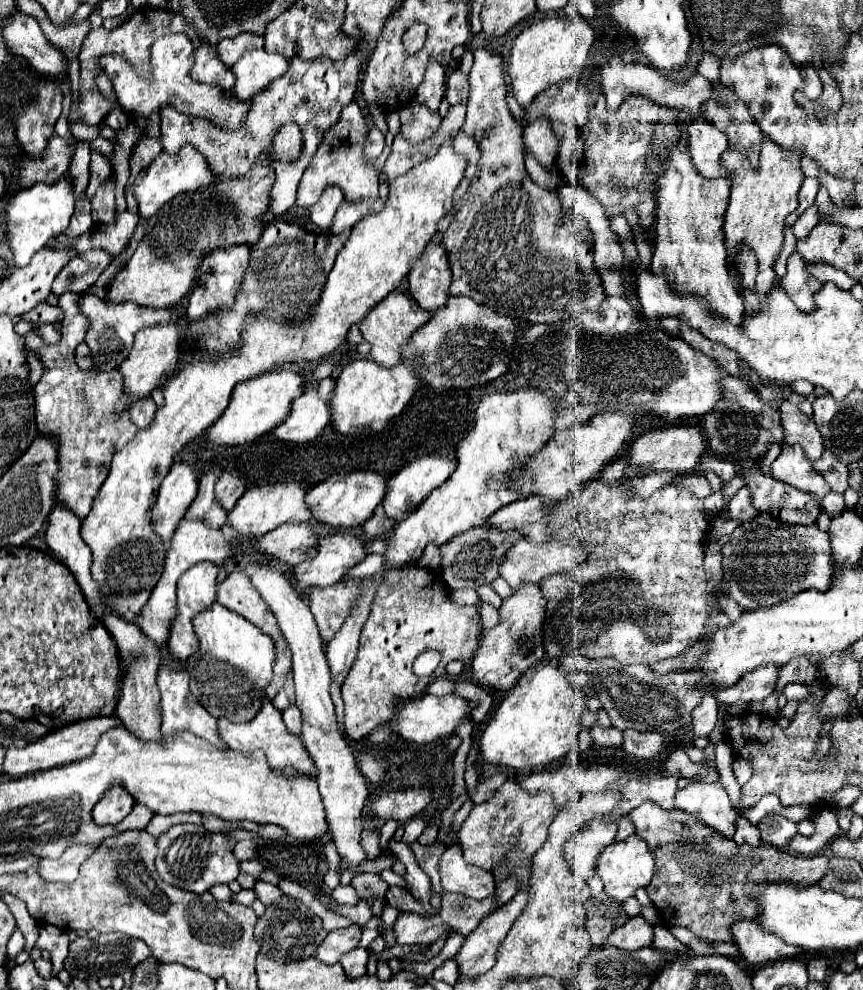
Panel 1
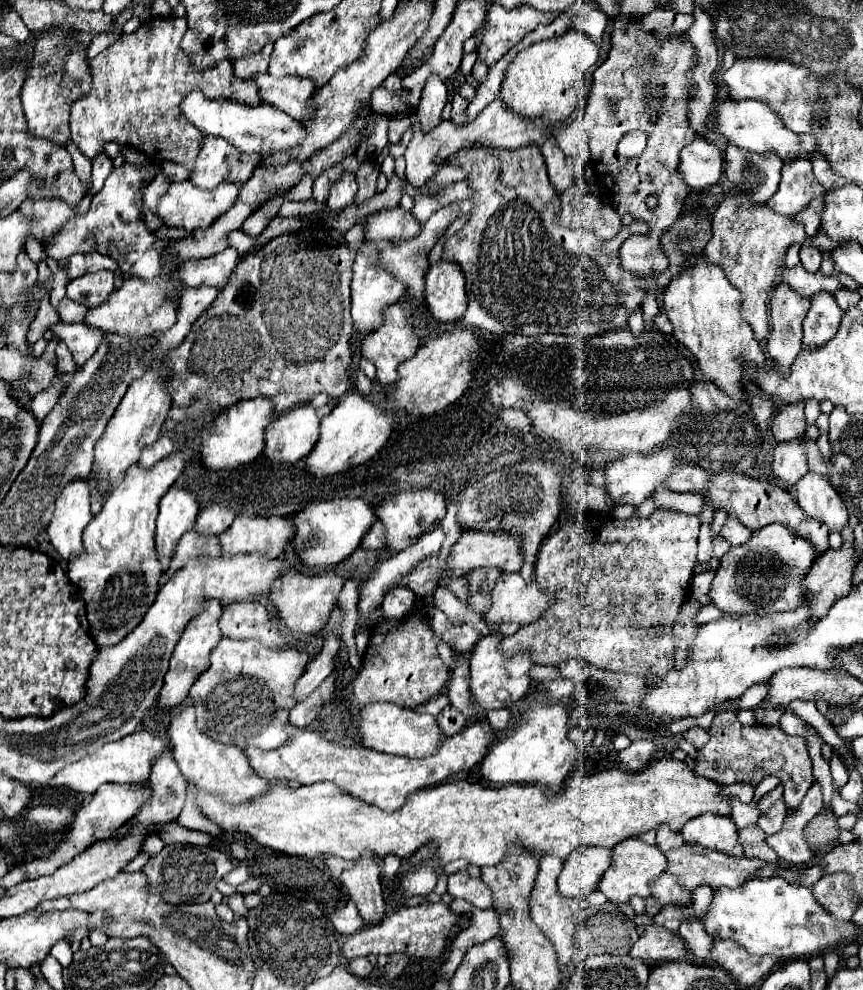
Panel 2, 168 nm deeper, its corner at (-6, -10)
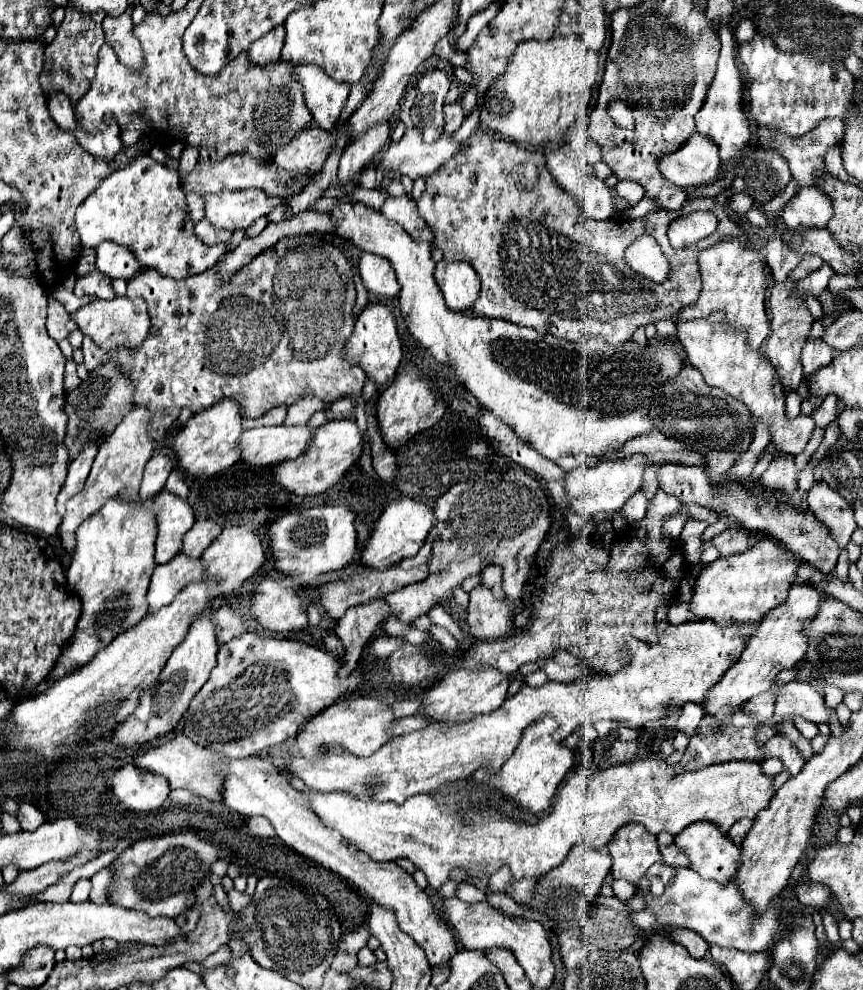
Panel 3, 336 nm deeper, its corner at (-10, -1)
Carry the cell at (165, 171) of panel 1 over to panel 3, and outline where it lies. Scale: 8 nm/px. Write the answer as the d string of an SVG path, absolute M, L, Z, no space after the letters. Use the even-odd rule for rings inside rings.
M242 189L242 191L220 191L204 193L204 213L214 227L222 229L240 229L250 227L256 219L272 213L284 199L266 197L260 189Z

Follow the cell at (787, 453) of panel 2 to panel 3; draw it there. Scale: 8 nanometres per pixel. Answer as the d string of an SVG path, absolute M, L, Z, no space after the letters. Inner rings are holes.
M778 455L772 459L770 467L762 473L760 483L768 489L780 489L794 493L798 489L798 469L794 463L794 455Z

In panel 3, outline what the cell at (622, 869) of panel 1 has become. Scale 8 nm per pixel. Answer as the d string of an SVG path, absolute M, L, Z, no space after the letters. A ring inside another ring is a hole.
M638 823L618 829L608 845L608 853L614 861L610 869L612 879L626 879L632 885L638 885L652 863L662 861L656 837Z

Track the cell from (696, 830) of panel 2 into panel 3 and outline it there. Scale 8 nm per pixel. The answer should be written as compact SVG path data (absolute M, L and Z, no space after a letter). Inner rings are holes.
M696 821L690 827L682 829L682 833L678 833L674 837L674 843L688 855L690 859L690 867L694 867L704 879L714 879L714 881L730 881L734 877L734 873L738 871L740 863L740 847L736 847L730 837L726 833L722 833L718 829L716 823L712 821Z

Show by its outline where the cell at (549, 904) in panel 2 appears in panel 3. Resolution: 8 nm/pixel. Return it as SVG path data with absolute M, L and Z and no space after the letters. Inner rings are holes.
M524 877L520 881L514 883L514 889L510 889L510 895L516 903L520 905L528 905L534 899L534 887L538 883L540 877Z

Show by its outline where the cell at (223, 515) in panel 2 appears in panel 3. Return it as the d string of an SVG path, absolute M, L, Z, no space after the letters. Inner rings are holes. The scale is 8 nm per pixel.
M198 519L190 533L184 537L184 553L190 553L190 557L202 555L202 551L220 535L222 525L210 519Z

